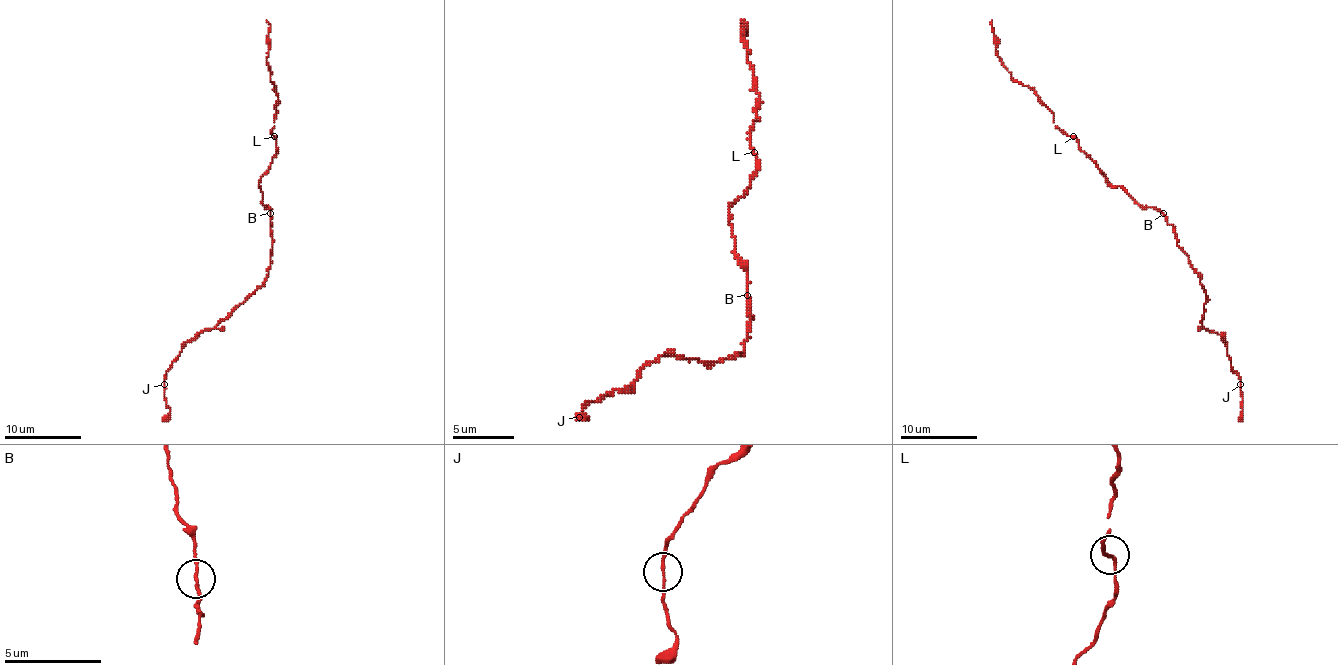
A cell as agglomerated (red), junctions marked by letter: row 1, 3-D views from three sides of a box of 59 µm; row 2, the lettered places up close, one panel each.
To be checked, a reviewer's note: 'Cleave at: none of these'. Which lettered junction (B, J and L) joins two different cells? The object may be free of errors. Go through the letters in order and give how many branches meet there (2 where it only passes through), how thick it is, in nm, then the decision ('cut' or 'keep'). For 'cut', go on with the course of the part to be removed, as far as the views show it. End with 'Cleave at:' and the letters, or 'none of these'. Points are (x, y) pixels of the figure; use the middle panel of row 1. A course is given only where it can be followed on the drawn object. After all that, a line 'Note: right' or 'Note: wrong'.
B: branches 2; calibre 140 nm; keep
J: branches 2; calibre 140 nm; keep
L: branches 2; calibre 140 nm; keep
Cleave at: none of these
Note: right

